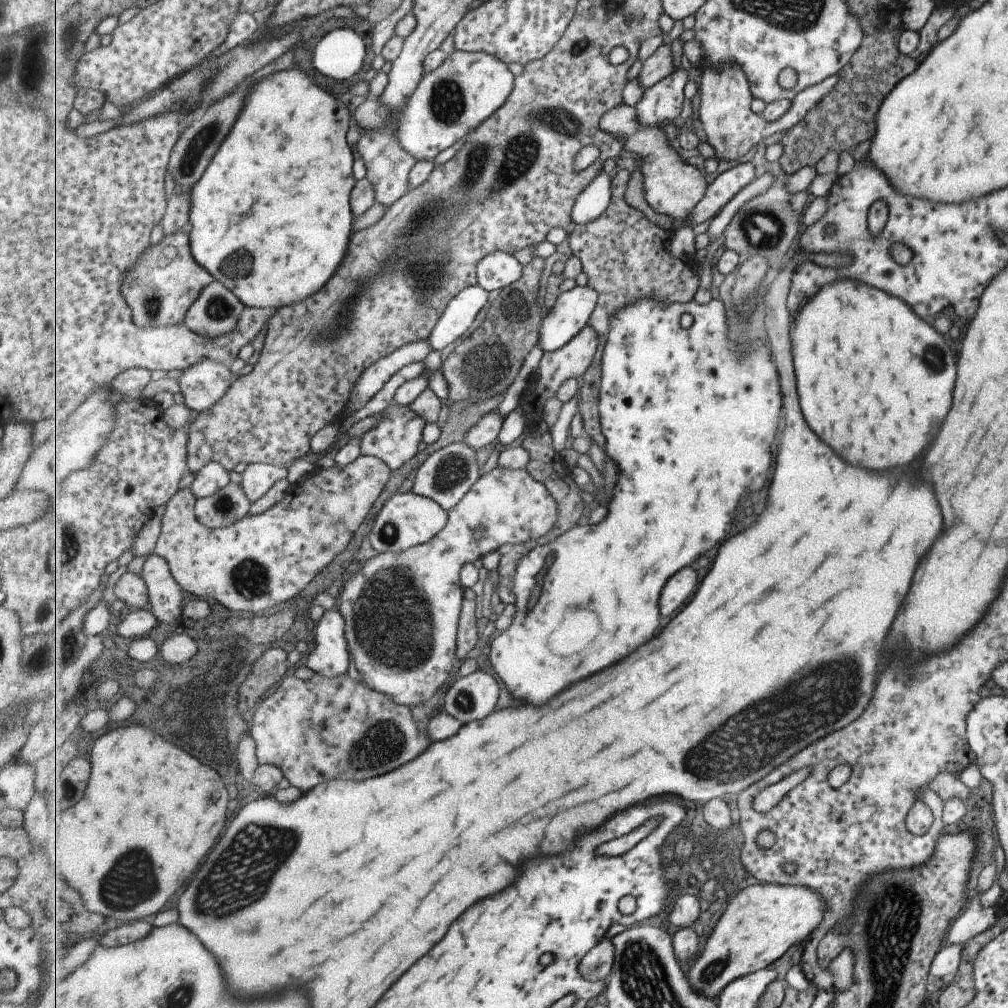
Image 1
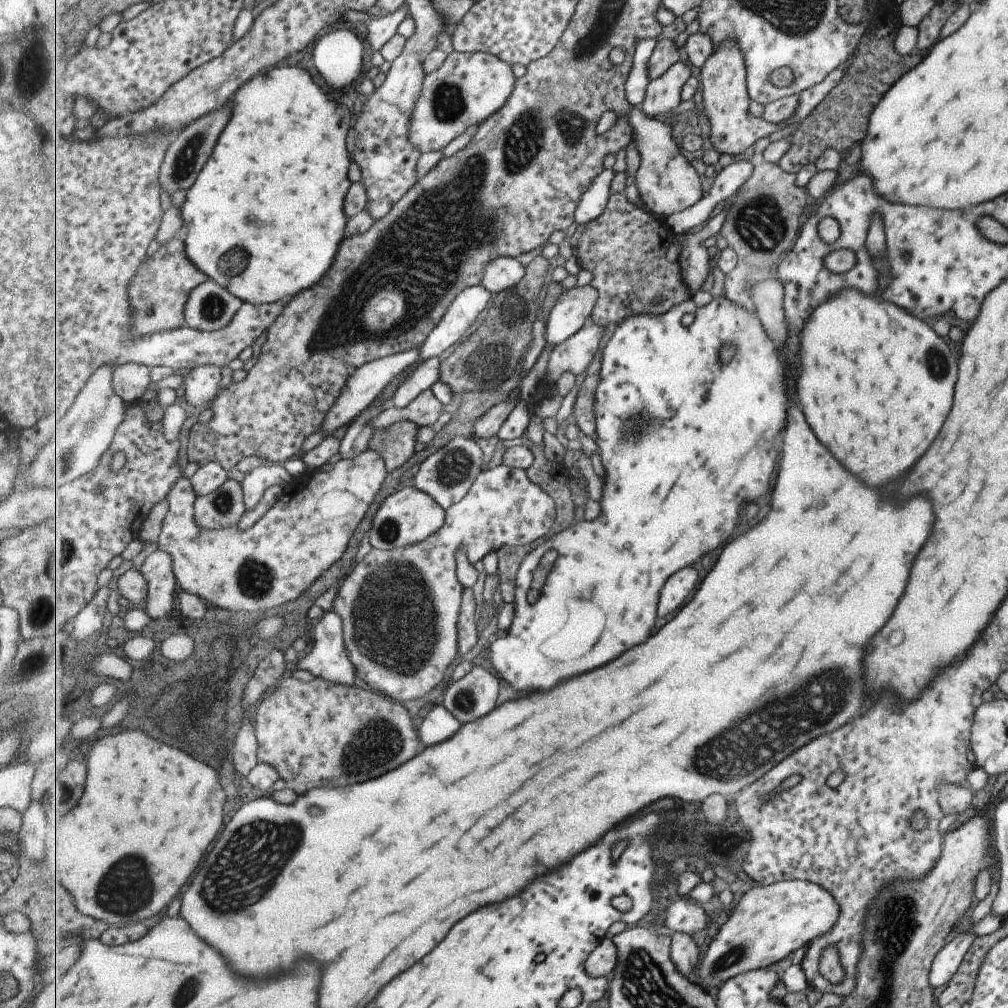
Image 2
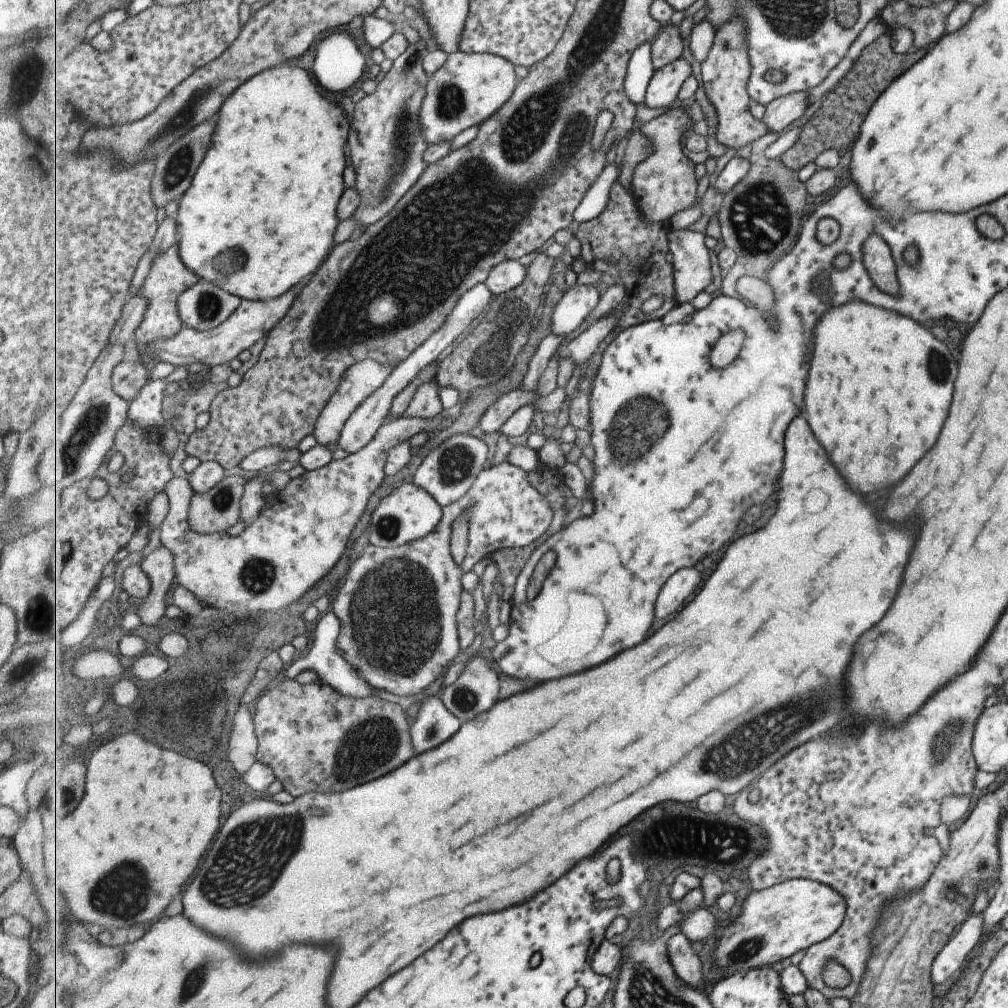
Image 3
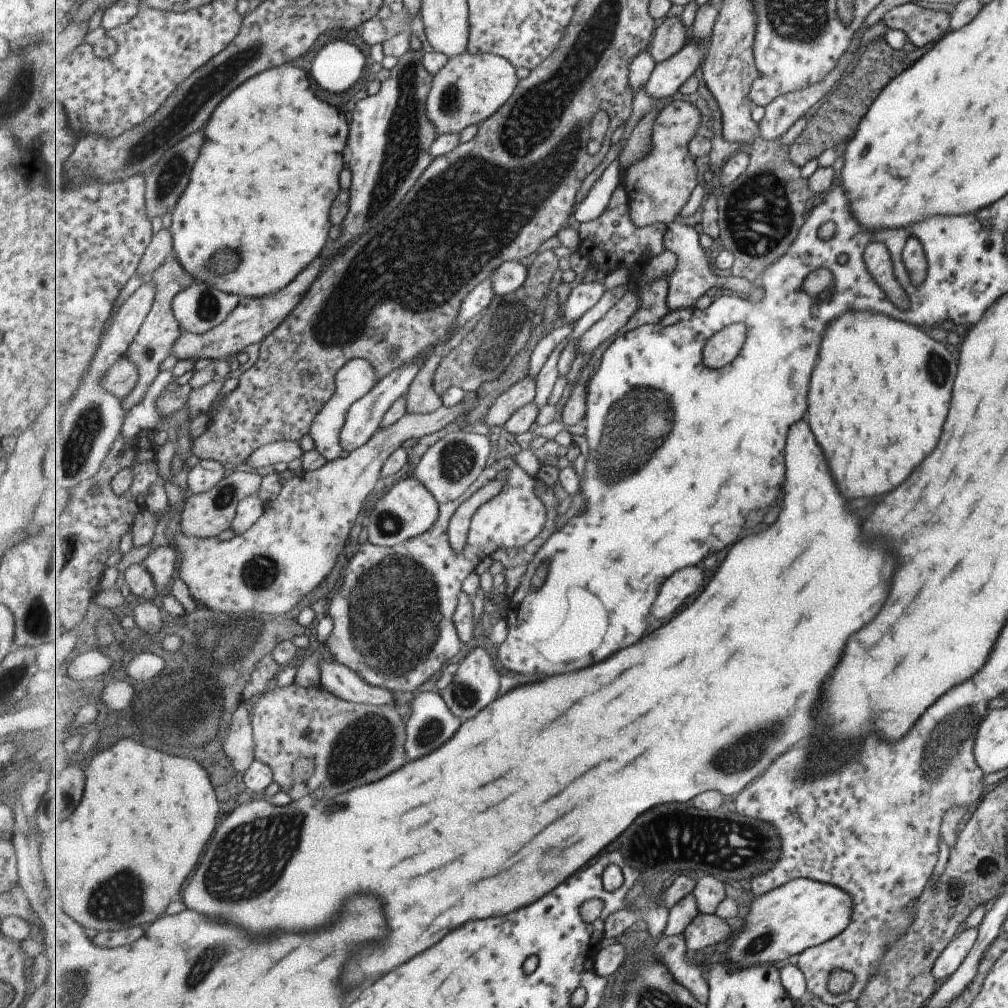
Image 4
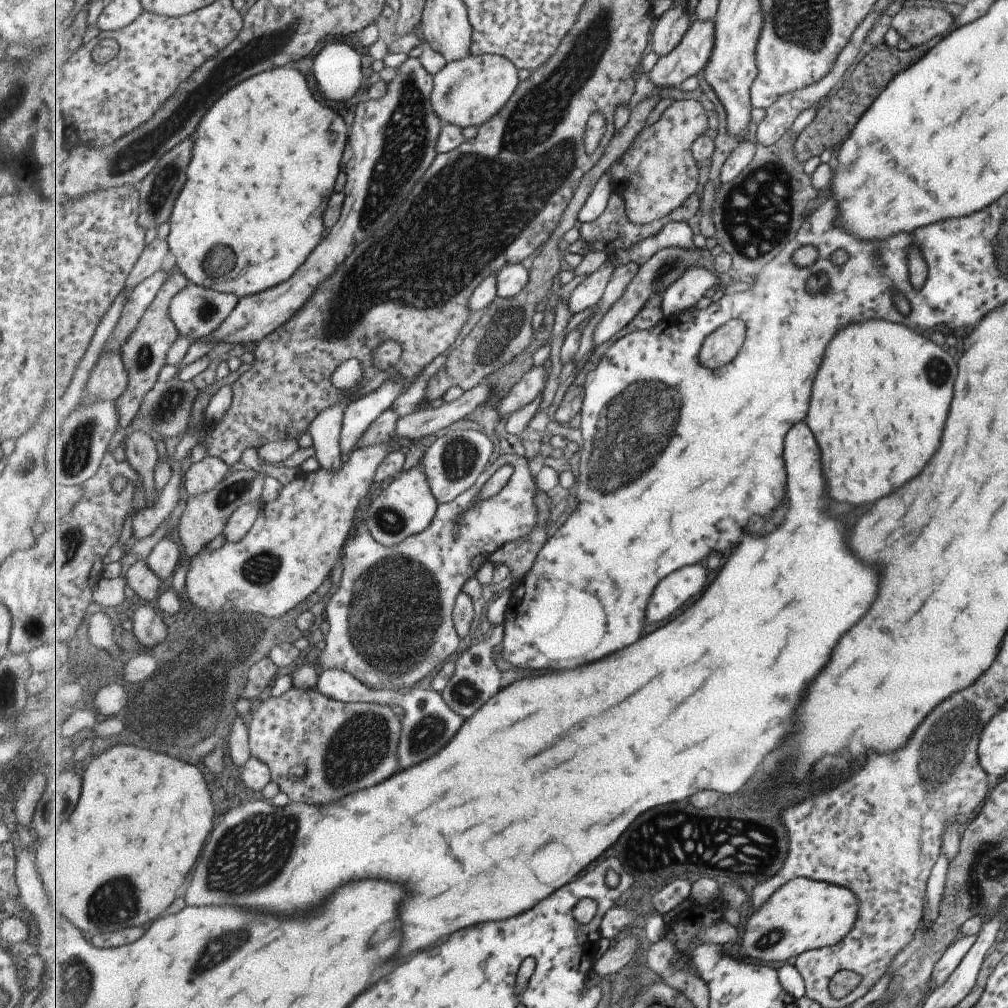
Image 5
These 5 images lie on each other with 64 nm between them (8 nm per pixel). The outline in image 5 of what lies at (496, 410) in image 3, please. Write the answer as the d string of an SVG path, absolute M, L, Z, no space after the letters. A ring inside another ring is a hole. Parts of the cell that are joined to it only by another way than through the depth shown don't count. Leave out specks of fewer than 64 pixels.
M547 362L534 367L517 385L510 389L498 406L499 418L509 417L513 412L528 406L529 402L534 402L535 398L544 391L545 378L547 378L545 366L547 366Z

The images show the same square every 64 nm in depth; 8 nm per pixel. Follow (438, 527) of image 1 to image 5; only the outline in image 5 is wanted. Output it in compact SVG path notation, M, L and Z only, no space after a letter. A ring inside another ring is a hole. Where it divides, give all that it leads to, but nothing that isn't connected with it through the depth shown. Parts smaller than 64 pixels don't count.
M411 461L398 478L389 484L385 491L378 491L377 498L371 502L365 511L365 524L373 538L385 547L398 546L411 536L420 534L432 526L440 503L433 495L428 484L427 475L424 474L422 462Z

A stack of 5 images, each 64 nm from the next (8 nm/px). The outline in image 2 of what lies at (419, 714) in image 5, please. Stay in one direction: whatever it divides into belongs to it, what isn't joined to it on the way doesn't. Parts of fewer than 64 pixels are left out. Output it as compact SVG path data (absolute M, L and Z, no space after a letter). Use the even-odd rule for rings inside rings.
M436 702L431 707L425 708L422 715L423 721L418 732L422 744L425 746L449 740L461 728L460 720L451 714L441 702Z

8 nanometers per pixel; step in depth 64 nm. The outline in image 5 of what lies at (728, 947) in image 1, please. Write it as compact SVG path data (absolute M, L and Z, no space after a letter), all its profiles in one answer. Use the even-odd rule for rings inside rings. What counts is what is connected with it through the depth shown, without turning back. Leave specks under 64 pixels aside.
M798 877L773 894L773 897L745 922L745 932L739 940L743 957L763 962L787 962L793 956L812 949L835 945L851 932L859 912L859 900L847 887L839 887L831 883L815 881L806 877Z

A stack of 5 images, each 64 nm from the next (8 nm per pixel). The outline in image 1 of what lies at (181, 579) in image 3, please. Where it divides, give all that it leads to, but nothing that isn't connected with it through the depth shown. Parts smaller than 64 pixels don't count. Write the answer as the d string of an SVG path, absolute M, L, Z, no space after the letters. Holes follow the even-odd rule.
M362 455L358 460L355 460L355 462L350 466L347 466L345 469L337 469L336 466L326 470L315 469L304 484L297 486L291 485L286 491L287 494L285 494L284 498L262 514L247 516L229 527L216 528L207 527L197 519L196 495L193 494L191 488L188 486L179 491L166 506L166 512L162 519L162 534L158 539L156 554L160 555L163 559L168 560L169 567L172 568L173 577L189 596L207 599L209 602L221 603L227 609L235 612L264 613L265 610L271 610L273 606L283 604L283 602L292 599L293 596L297 596L303 588L309 586L309 582L311 582L311 580L313 580L313 578L315 578L323 568L327 568L327 566L335 560L337 554L341 554L345 548L350 546L353 534L359 531L359 528L363 525L363 522L365 522L365 518L369 516L369 512L371 512L373 506L375 506L375 502L377 502L381 497L381 494L387 490L388 483L392 480L394 472L395 471L393 471L387 463L381 460L381 458L368 455Z

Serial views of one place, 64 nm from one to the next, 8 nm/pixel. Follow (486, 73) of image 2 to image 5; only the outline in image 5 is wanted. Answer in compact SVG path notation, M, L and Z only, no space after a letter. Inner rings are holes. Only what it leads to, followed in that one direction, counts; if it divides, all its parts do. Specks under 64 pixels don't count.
M487 54L472 56L448 63L434 76L432 106L436 116L444 124L453 124L461 129L468 126L480 128L494 118L514 96L520 86L519 70L506 57Z

